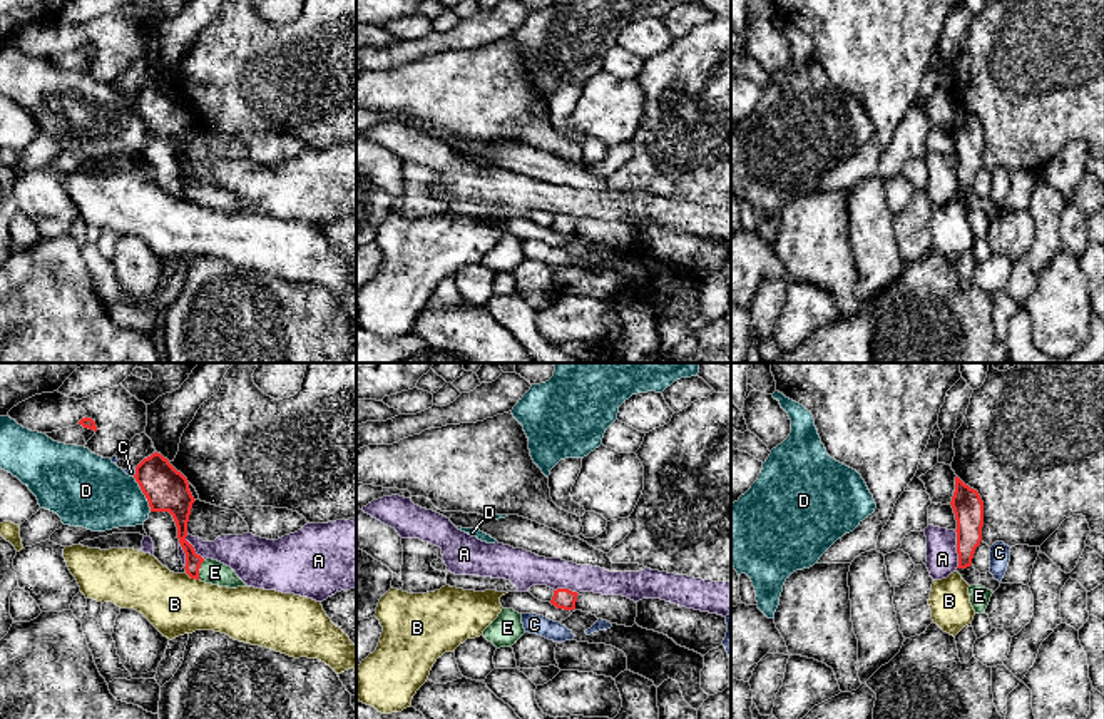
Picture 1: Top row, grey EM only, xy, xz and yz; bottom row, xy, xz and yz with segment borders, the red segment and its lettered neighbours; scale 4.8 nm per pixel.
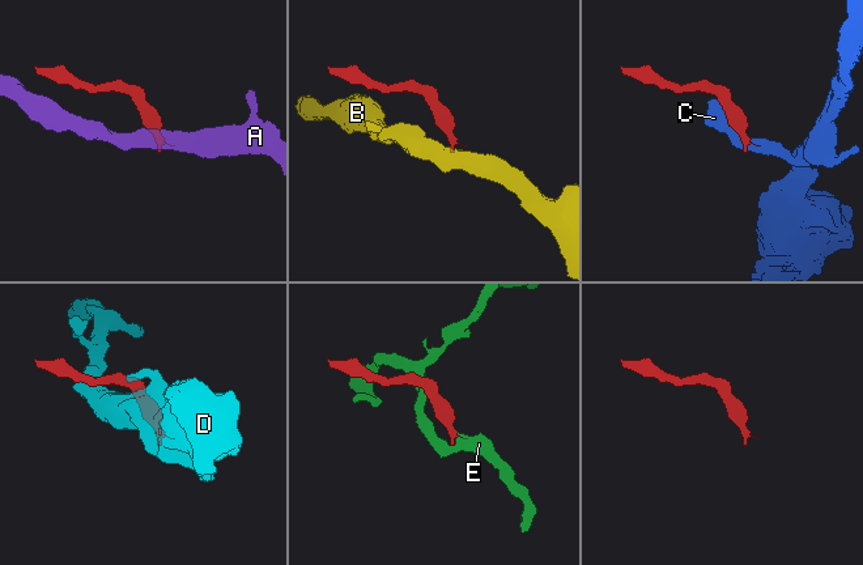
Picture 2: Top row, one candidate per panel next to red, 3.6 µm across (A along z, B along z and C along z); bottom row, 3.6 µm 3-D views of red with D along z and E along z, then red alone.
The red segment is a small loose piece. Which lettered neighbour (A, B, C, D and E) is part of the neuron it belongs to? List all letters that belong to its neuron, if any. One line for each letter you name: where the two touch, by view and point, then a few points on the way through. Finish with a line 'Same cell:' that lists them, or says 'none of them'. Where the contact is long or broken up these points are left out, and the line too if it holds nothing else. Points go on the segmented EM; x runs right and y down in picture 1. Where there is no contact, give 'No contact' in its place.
E: Touches red at xy (198, 571). Path across: xy (193, 560), (198, 571), (214, 572)
Same cell: E

